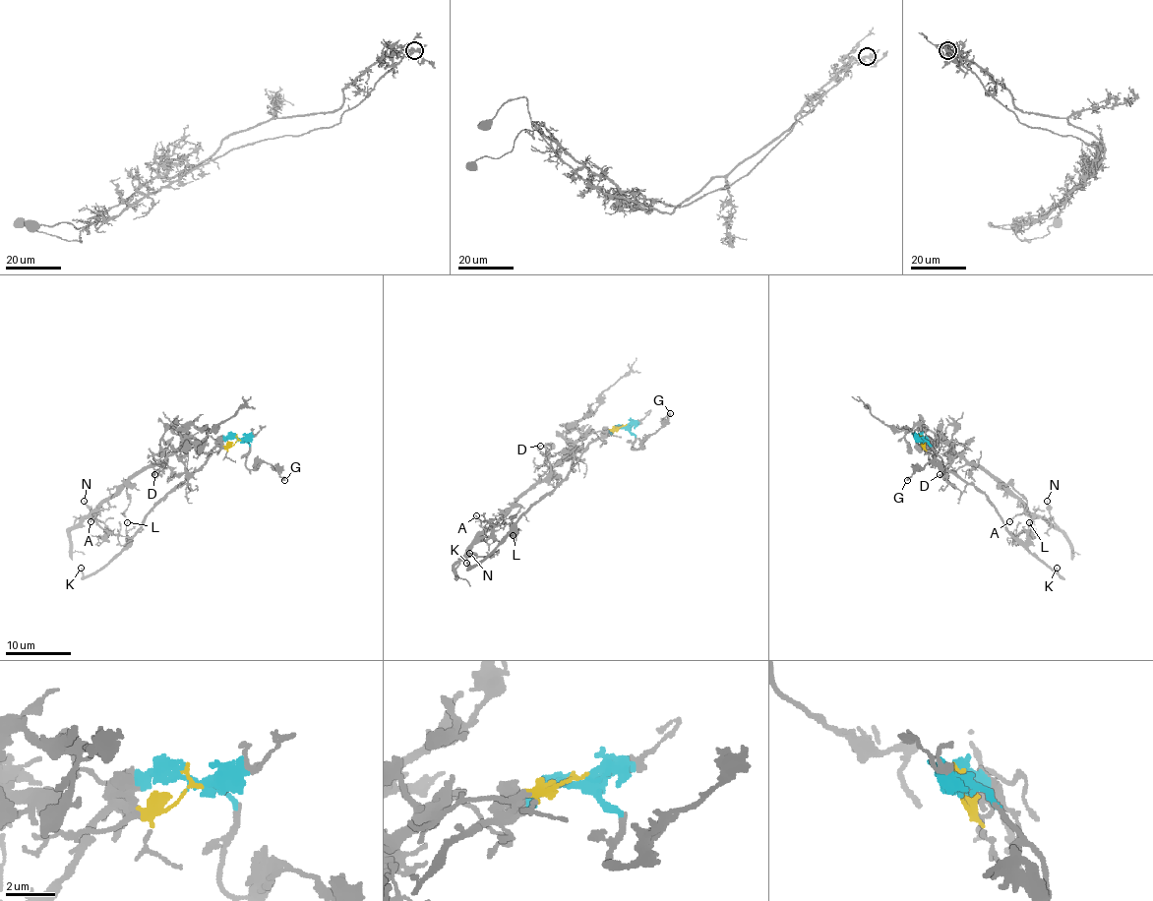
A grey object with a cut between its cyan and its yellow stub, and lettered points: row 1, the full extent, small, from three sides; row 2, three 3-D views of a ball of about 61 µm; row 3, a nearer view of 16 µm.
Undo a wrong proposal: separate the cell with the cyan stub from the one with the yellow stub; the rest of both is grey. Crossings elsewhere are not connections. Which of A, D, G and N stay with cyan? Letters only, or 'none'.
G

